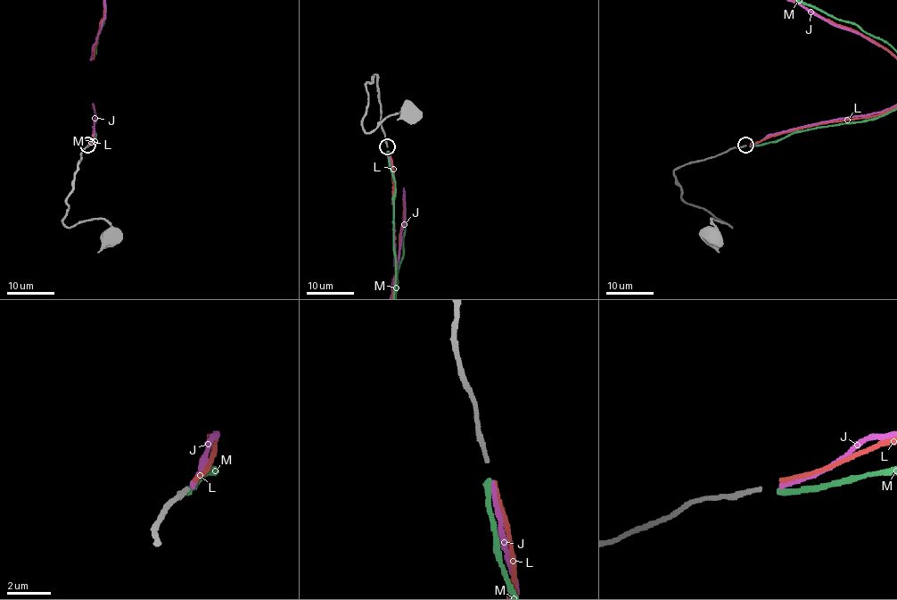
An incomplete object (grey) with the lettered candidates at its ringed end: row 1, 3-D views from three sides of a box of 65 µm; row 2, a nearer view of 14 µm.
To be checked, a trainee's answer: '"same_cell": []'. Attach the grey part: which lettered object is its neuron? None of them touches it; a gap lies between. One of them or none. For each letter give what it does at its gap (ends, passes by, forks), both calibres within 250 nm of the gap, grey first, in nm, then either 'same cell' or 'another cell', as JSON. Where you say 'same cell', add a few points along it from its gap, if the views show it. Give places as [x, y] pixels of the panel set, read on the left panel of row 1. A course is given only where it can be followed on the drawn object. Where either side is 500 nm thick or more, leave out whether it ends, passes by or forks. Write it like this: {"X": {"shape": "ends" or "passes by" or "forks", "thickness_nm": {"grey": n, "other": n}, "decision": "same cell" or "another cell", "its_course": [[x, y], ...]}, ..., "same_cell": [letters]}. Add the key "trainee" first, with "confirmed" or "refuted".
{"trainee": "refuted", "J": {"shape": "ends", "thickness_nm": {"grey": 190, "other": 240}, "decision": "same cell"}, "L": {"shape": "ends", "thickness_nm": {"grey": 190, "other": 200}, "decision": "another cell"}, "M": {"shape": "ends", "thickness_nm": {"grey": 190, "other": 280}, "decision": "another cell"}, "same_cell": ["J"]}

